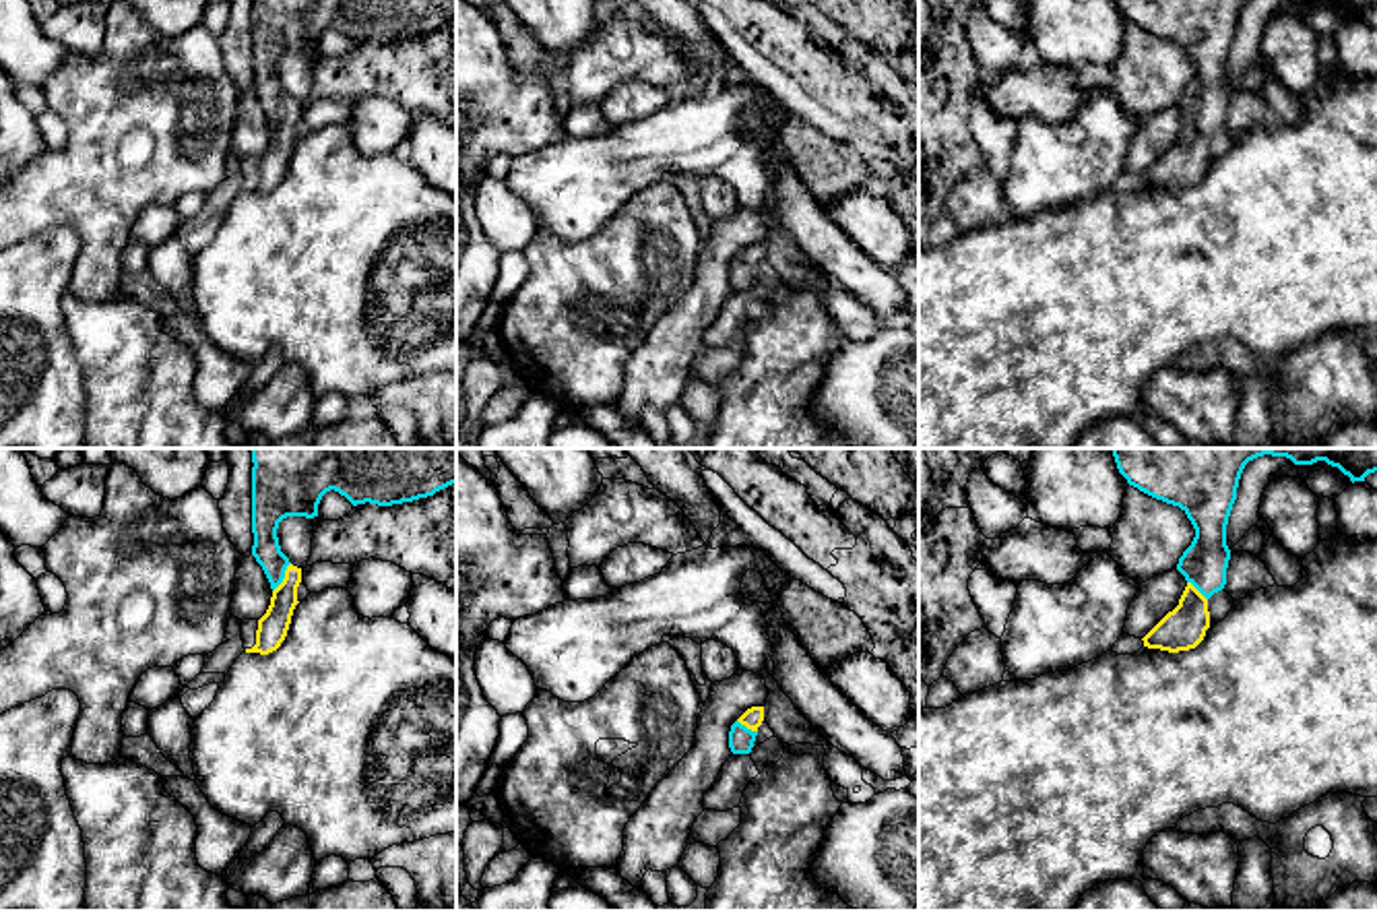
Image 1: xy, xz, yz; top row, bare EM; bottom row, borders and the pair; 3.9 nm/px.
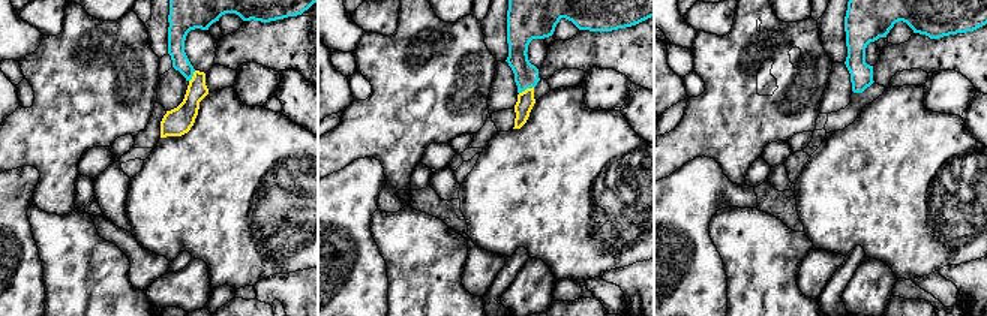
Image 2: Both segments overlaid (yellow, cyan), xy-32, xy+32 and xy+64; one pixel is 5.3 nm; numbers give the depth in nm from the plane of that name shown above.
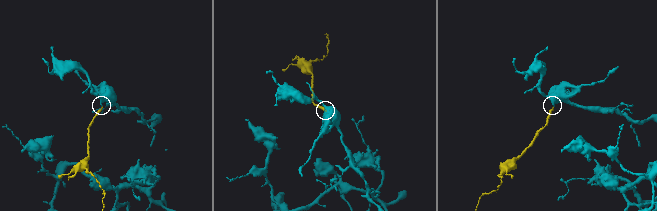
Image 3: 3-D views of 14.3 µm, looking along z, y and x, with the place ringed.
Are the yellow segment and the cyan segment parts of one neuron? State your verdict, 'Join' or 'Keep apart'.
Join

